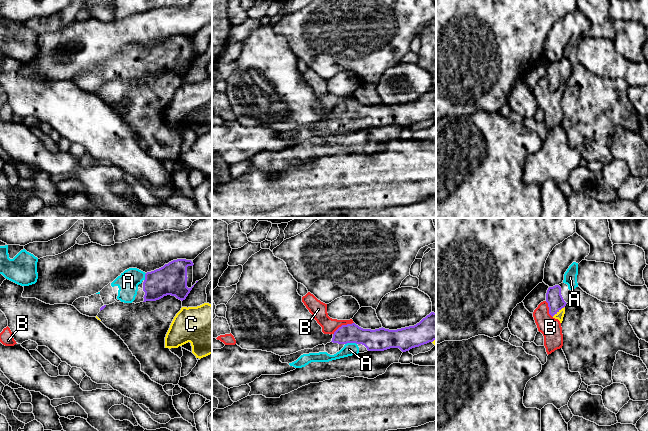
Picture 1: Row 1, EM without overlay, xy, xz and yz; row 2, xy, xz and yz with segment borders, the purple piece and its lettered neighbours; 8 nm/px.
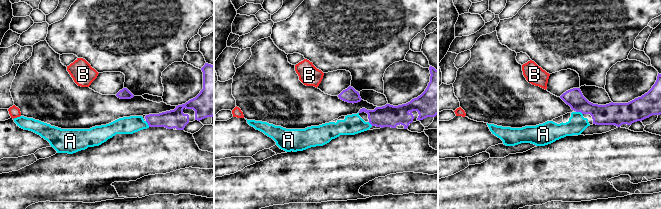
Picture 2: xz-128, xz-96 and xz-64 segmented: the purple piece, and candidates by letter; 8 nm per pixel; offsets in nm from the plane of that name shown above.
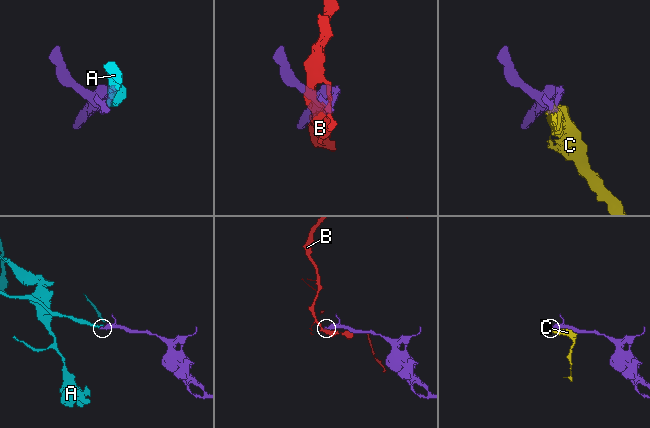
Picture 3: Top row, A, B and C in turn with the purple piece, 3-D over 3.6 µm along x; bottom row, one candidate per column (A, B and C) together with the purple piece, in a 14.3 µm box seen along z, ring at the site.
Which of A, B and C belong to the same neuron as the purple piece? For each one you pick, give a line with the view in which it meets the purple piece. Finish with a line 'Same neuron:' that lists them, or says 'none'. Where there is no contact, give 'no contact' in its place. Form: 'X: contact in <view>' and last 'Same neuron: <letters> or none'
A: contact in xz
Same neuron: A

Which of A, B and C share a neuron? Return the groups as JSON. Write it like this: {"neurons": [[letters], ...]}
{"neurons": [["A"], ["B", "C"]]}

